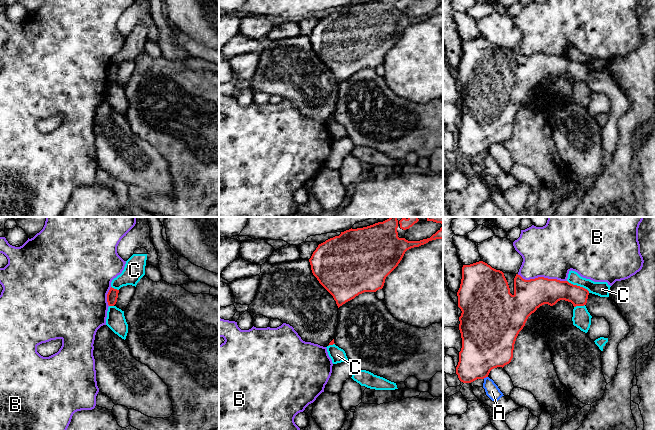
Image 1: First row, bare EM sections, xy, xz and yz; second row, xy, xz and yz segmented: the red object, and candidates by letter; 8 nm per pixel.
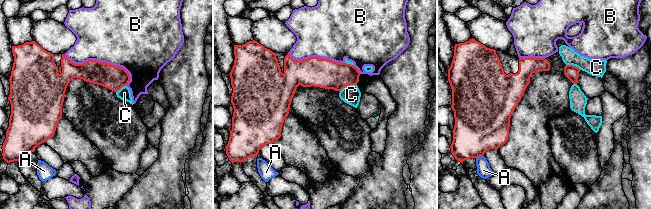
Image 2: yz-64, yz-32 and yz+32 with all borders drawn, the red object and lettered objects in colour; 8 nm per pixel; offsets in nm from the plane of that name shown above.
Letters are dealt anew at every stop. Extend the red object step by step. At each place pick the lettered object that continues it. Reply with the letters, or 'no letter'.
no letter

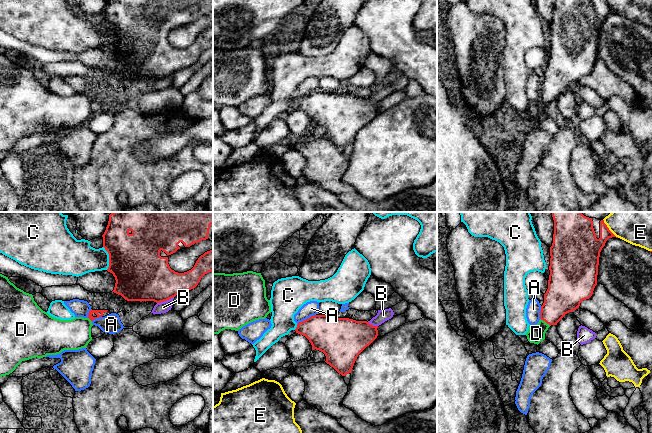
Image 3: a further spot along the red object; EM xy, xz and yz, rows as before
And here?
D

